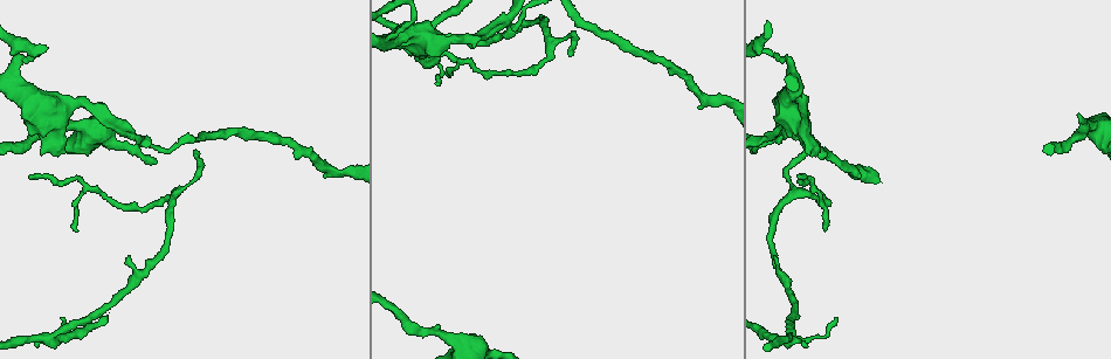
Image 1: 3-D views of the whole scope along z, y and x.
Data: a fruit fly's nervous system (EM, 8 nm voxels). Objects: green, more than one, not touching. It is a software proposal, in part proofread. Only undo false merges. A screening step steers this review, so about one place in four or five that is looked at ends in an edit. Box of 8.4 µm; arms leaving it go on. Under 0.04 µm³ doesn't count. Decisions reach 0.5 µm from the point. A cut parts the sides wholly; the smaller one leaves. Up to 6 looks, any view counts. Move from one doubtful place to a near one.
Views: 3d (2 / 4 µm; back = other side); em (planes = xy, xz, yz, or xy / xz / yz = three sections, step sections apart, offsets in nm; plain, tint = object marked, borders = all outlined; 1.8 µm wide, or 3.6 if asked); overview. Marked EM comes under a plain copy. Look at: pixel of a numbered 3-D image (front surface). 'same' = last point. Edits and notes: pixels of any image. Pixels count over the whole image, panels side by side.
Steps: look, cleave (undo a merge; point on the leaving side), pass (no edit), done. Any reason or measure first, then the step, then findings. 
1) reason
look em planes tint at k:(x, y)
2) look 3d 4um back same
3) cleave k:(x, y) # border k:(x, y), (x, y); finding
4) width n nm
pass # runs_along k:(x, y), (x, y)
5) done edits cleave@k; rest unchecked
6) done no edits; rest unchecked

sudden change in width
look 3d 2um at 1:(470, 39)

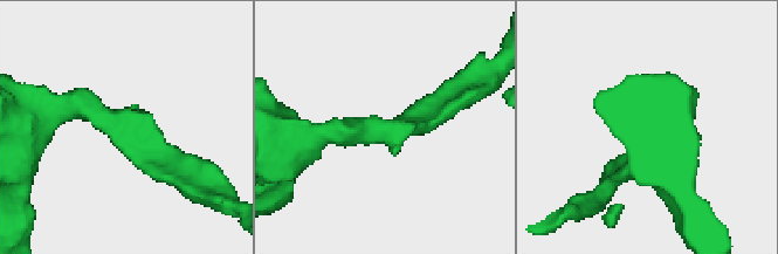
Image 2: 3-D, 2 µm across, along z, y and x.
arm_widths 170, 440 nm
look em planes borders at 2:(119, 121)

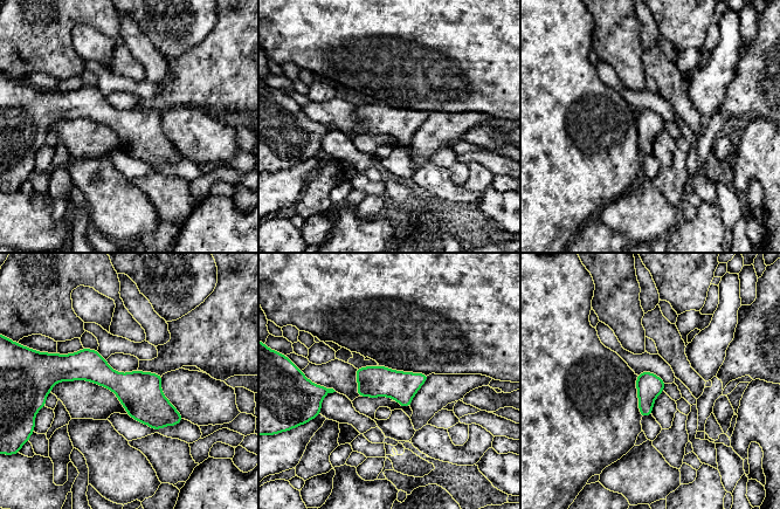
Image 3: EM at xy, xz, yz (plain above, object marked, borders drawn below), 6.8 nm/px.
width 180 nm
pass # runs_along 3:(57, 378), (99, 372), (179, 418); one neuron here

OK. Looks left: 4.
sharp bend
look em yz step 16 tint at 1:(54, 338)

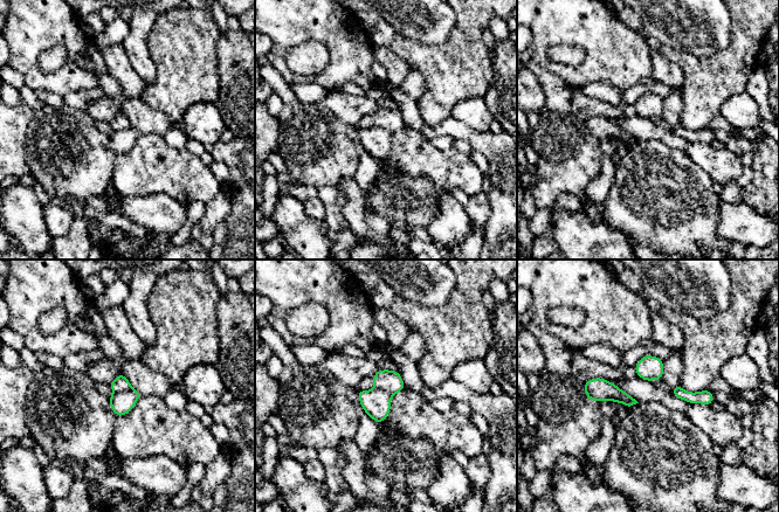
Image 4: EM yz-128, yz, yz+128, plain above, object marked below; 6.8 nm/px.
another direction
look em planes tint same

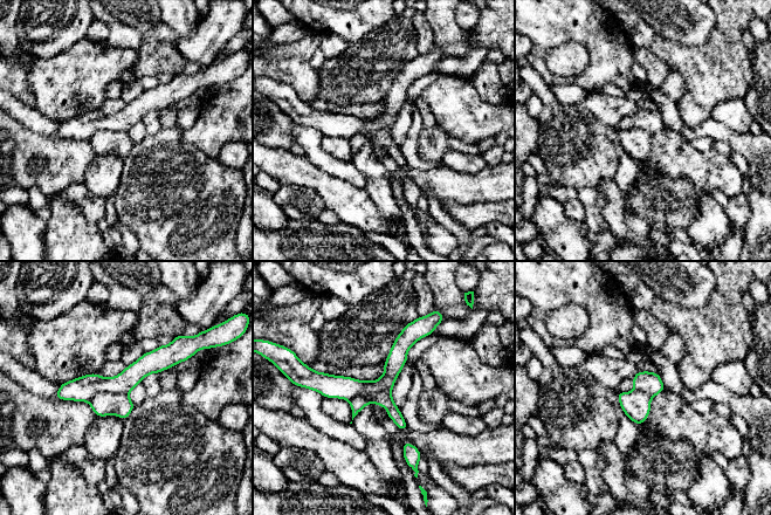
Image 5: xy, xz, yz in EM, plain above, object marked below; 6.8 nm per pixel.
cleave 5:(104, 404) # border 5:(128, 392), (97, 392), (88, 402); a second neuron is stuck on

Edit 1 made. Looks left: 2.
look overview

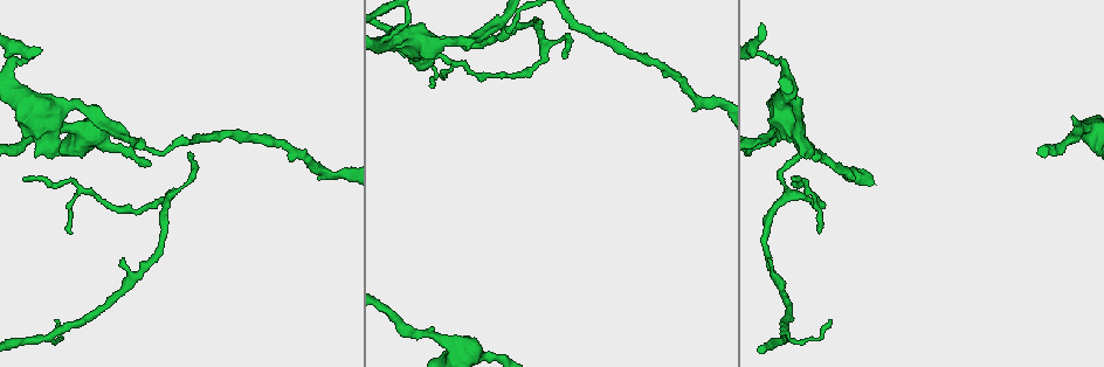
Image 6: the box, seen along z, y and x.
sudden change in width
look em planes tint at 6:(394, 34)

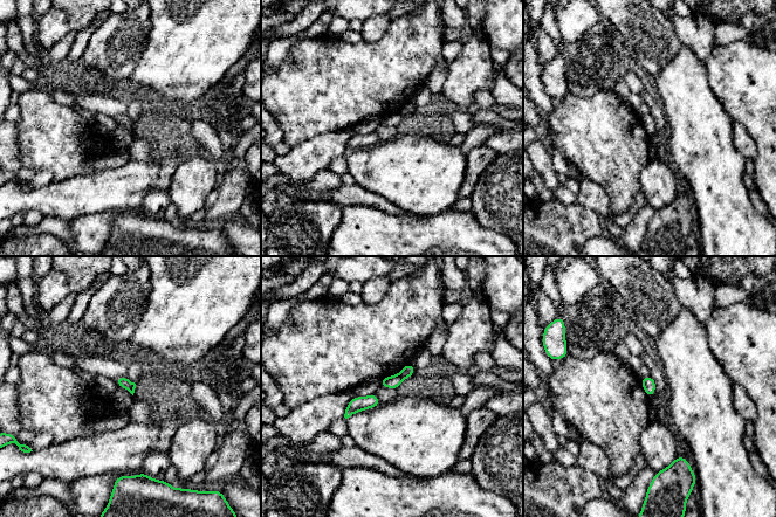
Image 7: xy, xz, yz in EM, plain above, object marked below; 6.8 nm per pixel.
width 80 nm
cleave 7:(409, 370) # border 7:(399, 373), (404, 378); two neurons meet here

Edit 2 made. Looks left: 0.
done edits cleave@5, cleave@7; rest unchecked

